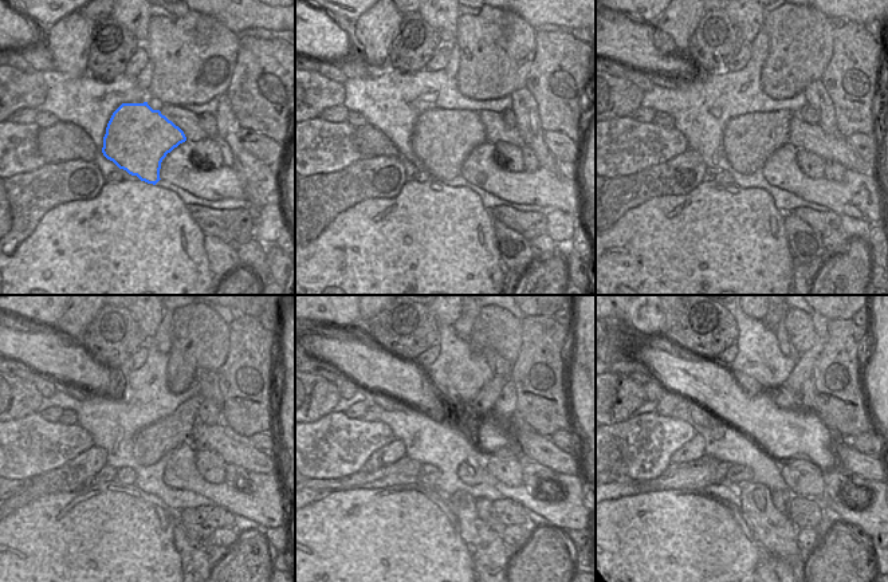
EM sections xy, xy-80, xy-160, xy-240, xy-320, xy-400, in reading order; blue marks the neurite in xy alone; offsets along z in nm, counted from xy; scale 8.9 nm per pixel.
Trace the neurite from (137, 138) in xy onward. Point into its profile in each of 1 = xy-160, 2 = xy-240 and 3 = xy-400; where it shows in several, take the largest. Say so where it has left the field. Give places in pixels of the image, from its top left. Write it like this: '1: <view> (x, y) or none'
1: xy-160 (750, 140)
2: xy-240 (154, 440)
3: xy-400 (804, 368)

